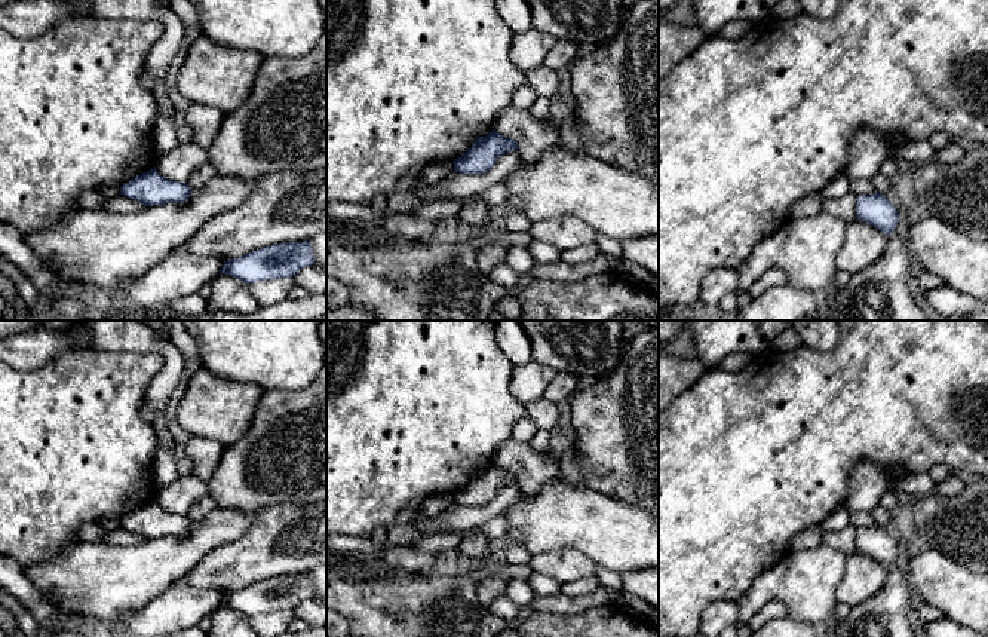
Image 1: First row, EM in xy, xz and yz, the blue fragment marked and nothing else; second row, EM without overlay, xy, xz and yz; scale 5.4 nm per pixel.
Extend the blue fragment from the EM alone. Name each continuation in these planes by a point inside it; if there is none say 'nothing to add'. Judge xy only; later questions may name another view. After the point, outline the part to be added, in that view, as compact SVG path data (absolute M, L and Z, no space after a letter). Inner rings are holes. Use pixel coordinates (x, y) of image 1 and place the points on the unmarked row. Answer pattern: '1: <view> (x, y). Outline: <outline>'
nothing to add

